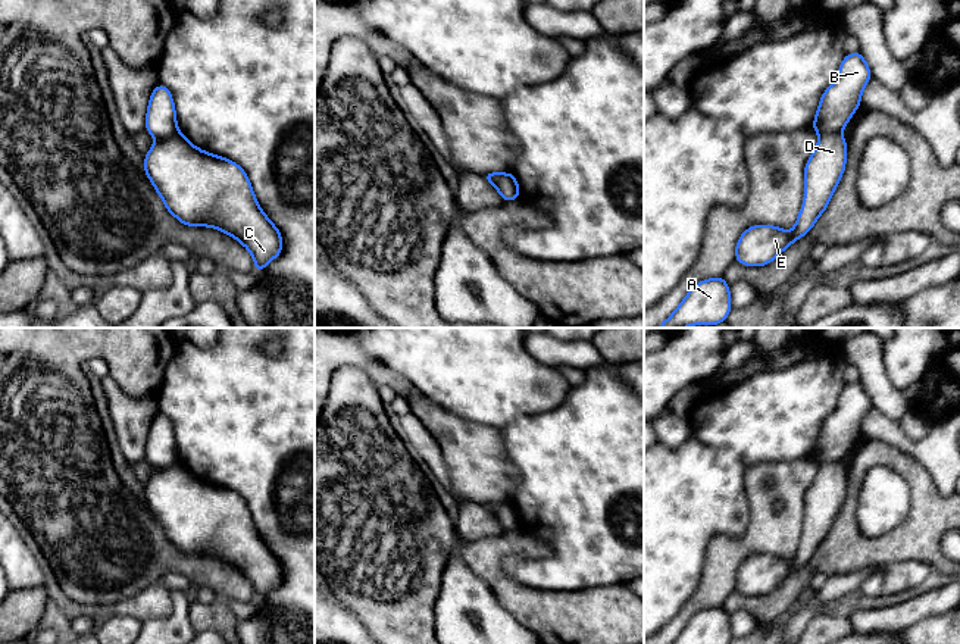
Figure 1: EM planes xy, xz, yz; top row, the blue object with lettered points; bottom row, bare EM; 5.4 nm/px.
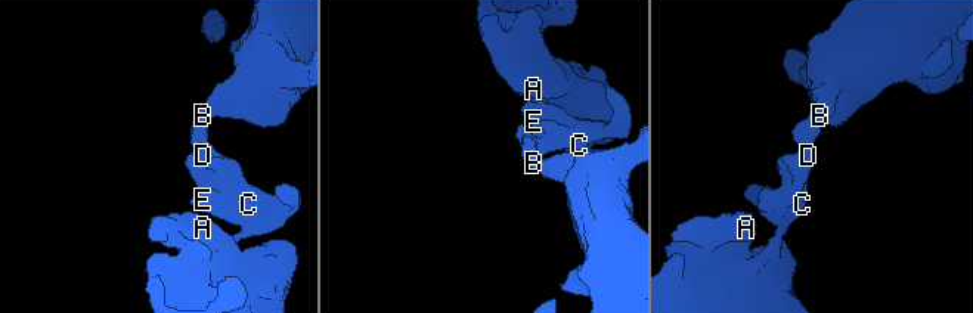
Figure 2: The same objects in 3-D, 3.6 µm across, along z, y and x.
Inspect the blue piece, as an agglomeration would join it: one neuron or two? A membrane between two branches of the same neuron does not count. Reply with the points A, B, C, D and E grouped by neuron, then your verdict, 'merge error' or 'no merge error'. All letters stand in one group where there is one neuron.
A C D E / B; merge error

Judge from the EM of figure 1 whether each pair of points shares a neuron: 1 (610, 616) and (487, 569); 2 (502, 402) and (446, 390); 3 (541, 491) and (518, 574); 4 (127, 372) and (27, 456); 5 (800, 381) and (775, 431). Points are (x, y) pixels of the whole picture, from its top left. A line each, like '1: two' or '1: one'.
1: one
2: one
3: one
4: one
5: one

